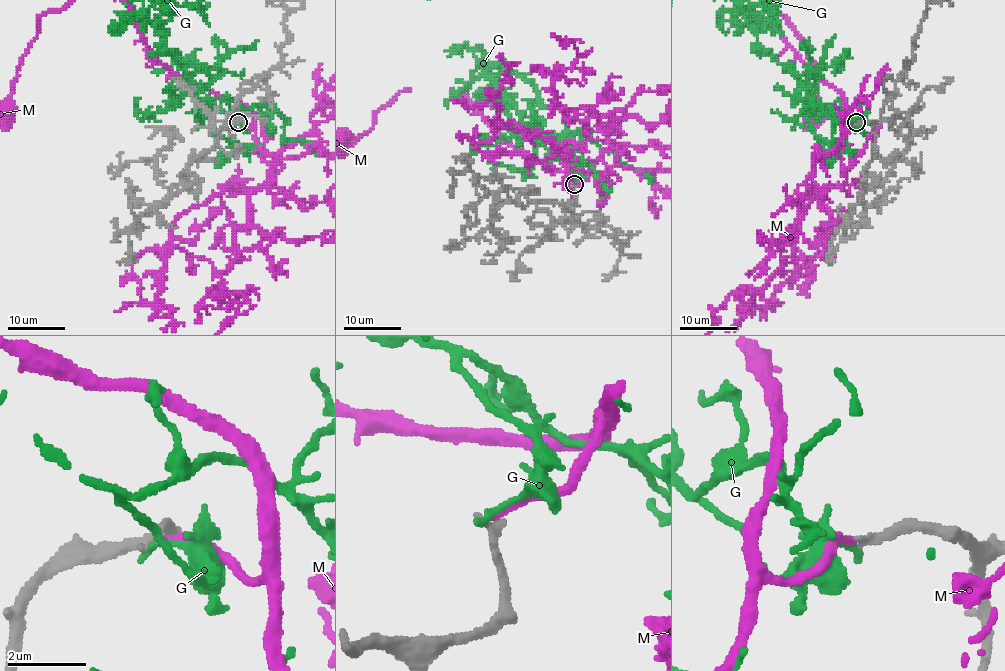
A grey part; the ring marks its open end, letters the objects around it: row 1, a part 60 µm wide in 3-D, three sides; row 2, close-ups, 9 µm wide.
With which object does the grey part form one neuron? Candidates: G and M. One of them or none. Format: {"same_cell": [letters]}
{"same_cell": ["M"]}

